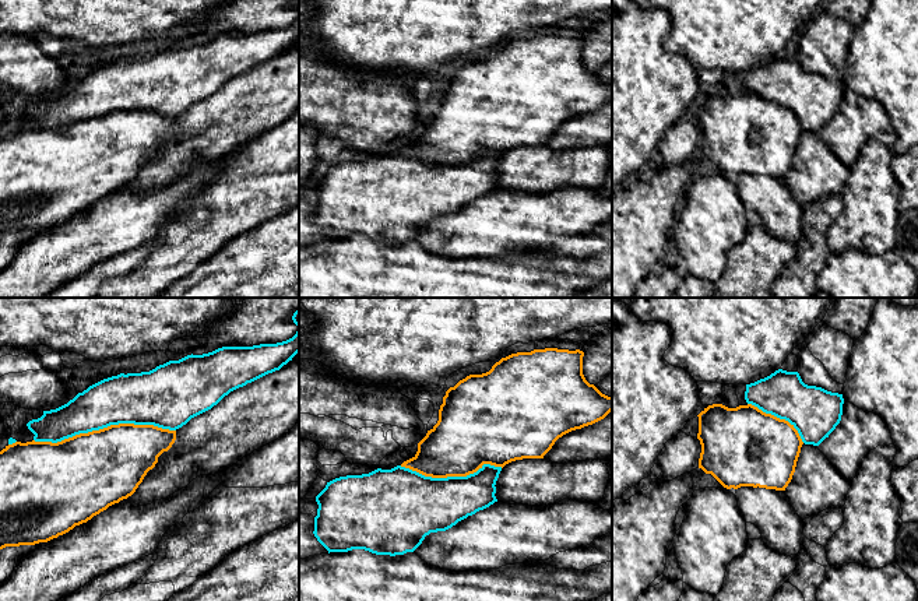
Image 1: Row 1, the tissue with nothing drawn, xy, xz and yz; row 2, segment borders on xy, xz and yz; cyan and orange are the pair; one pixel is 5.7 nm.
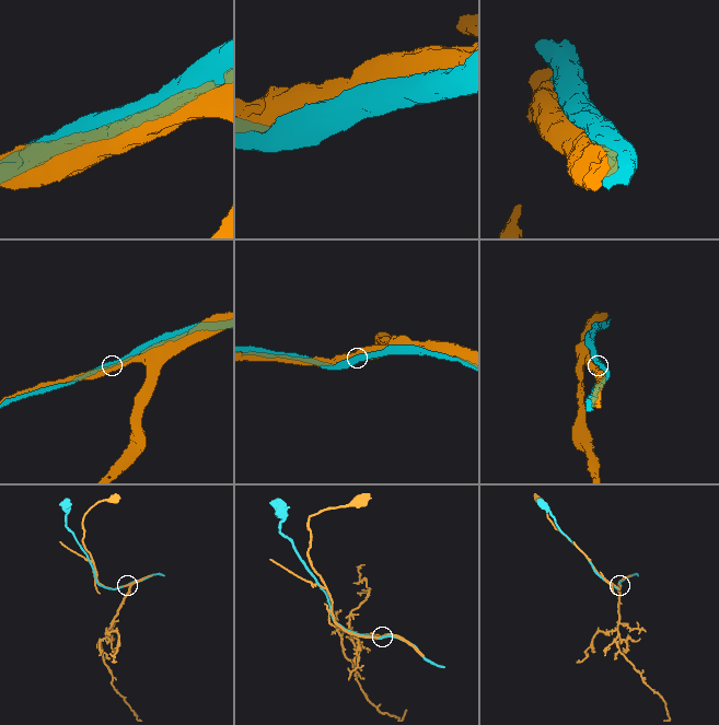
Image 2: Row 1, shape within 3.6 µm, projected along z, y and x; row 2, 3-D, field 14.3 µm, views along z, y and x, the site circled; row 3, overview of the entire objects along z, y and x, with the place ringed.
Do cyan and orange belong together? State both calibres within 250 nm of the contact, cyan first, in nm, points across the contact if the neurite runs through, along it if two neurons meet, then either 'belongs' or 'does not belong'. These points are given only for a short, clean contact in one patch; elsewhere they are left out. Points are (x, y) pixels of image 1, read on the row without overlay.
300/440 nm | does not belong

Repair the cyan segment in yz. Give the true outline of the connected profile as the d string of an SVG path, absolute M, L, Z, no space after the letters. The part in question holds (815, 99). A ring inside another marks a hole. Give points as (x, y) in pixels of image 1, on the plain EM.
M775 57L746 71L745 87L788 108L805 131L819 133L836 116L843 102L843 81L808 73L798 59Z

